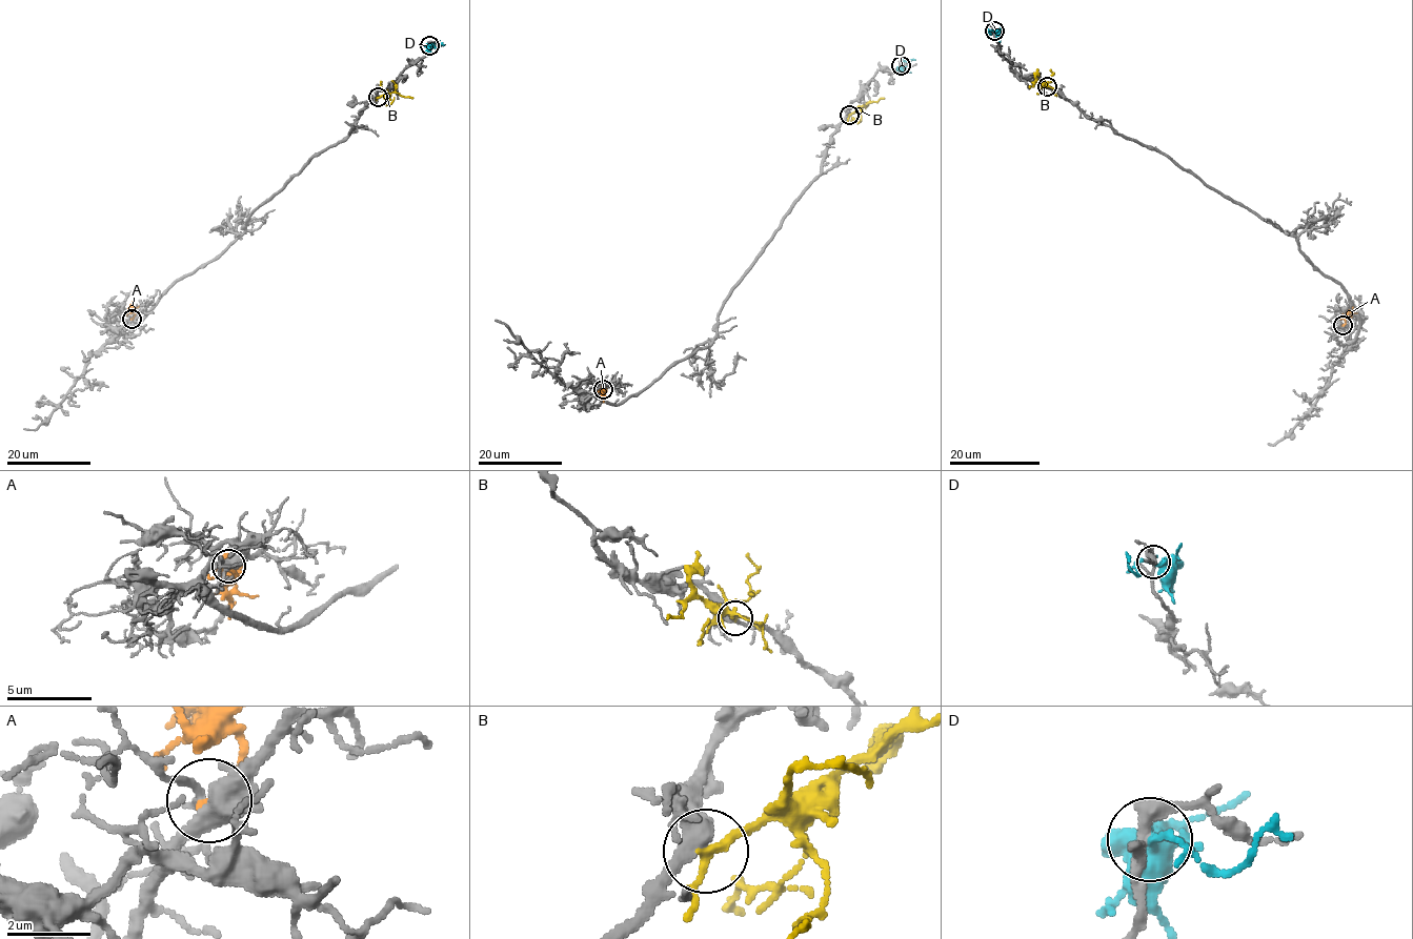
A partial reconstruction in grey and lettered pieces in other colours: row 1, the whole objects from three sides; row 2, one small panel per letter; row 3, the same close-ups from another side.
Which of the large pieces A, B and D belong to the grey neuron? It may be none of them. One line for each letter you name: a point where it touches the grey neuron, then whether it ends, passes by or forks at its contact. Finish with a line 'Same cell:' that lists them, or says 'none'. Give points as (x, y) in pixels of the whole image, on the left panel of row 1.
B: Touches grey at (378, 97). It passes by
Same cell: B

